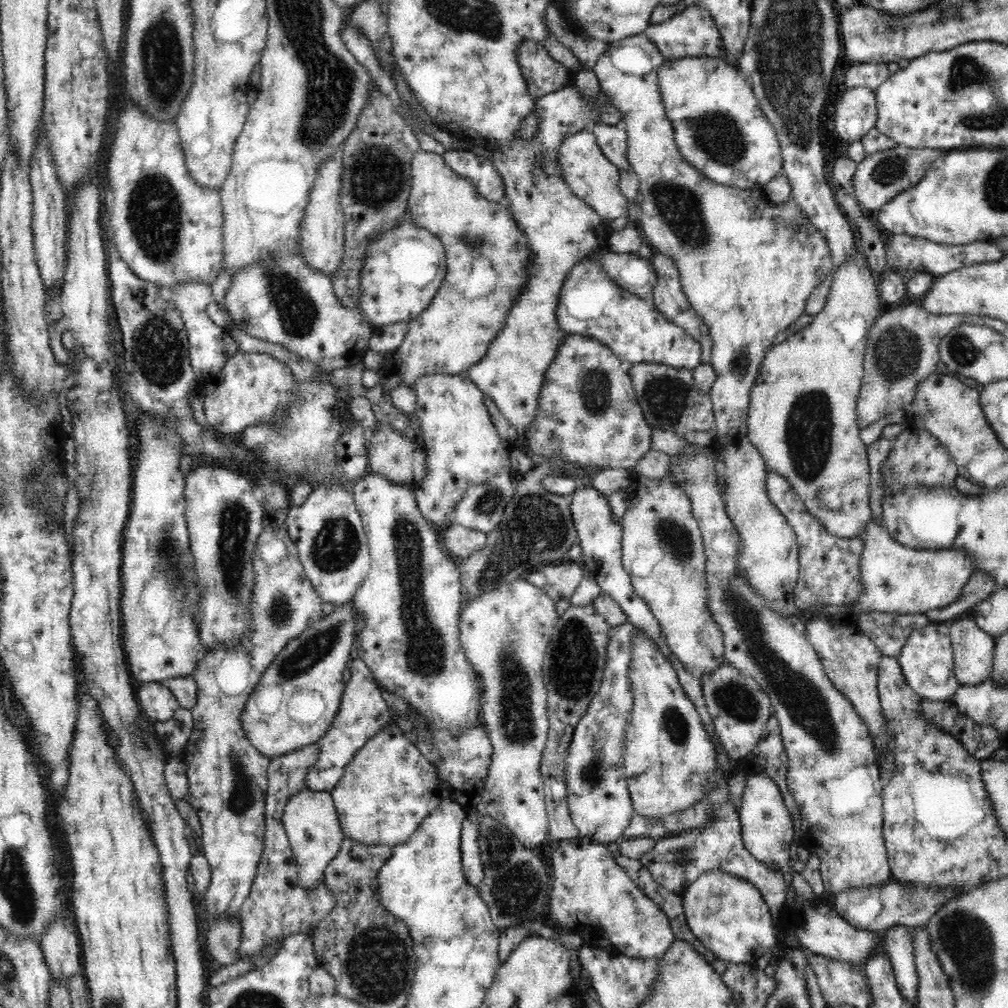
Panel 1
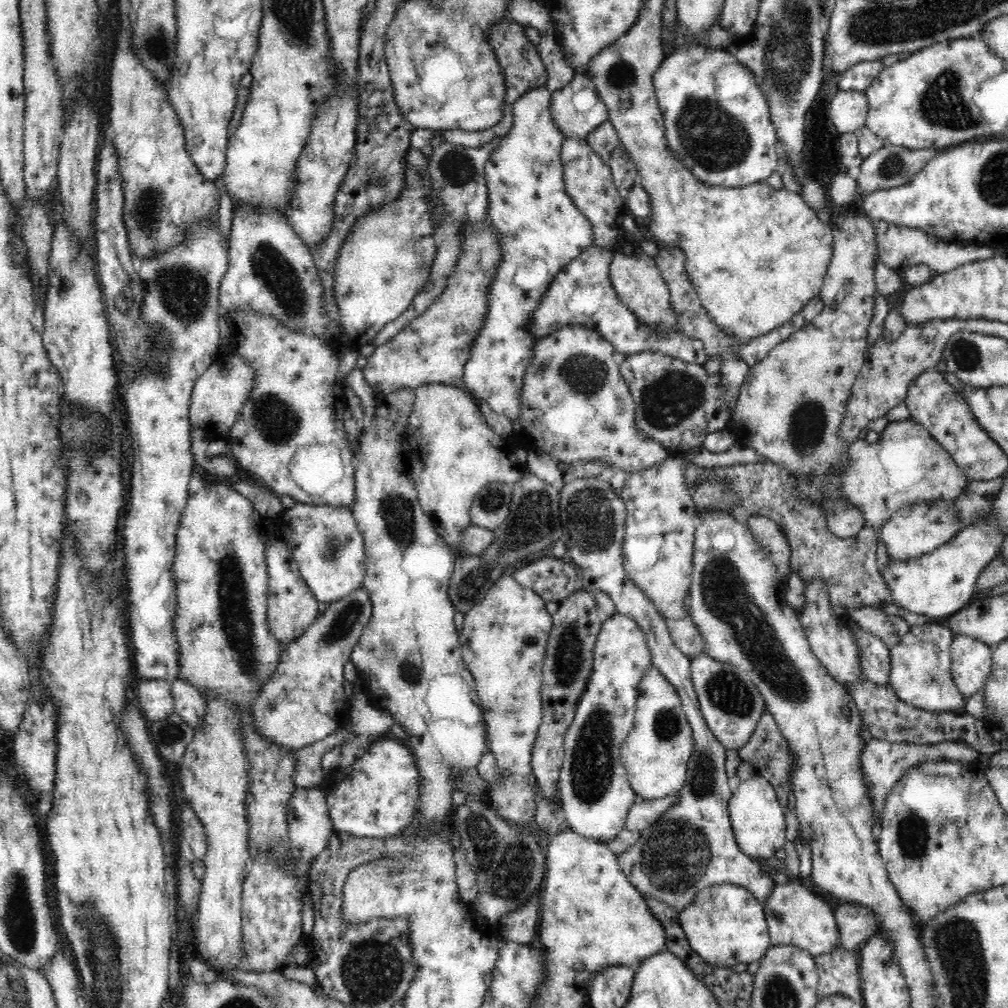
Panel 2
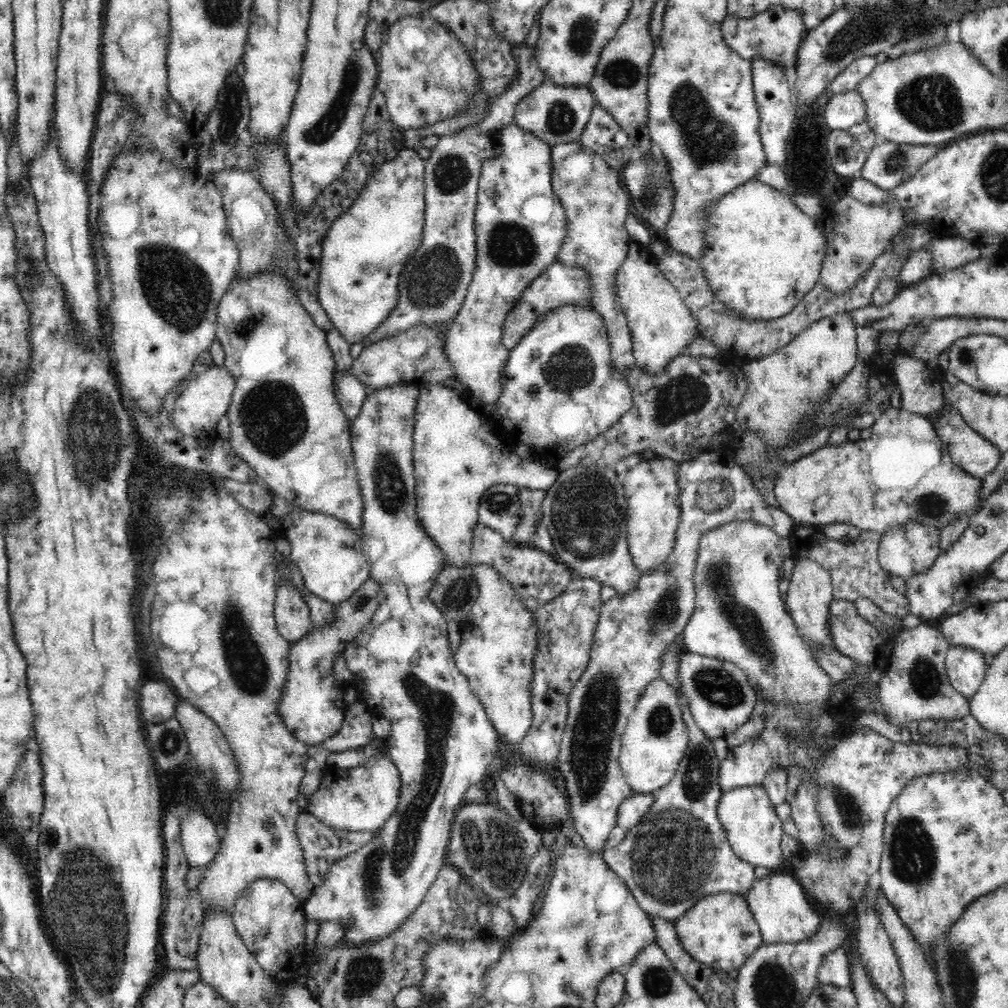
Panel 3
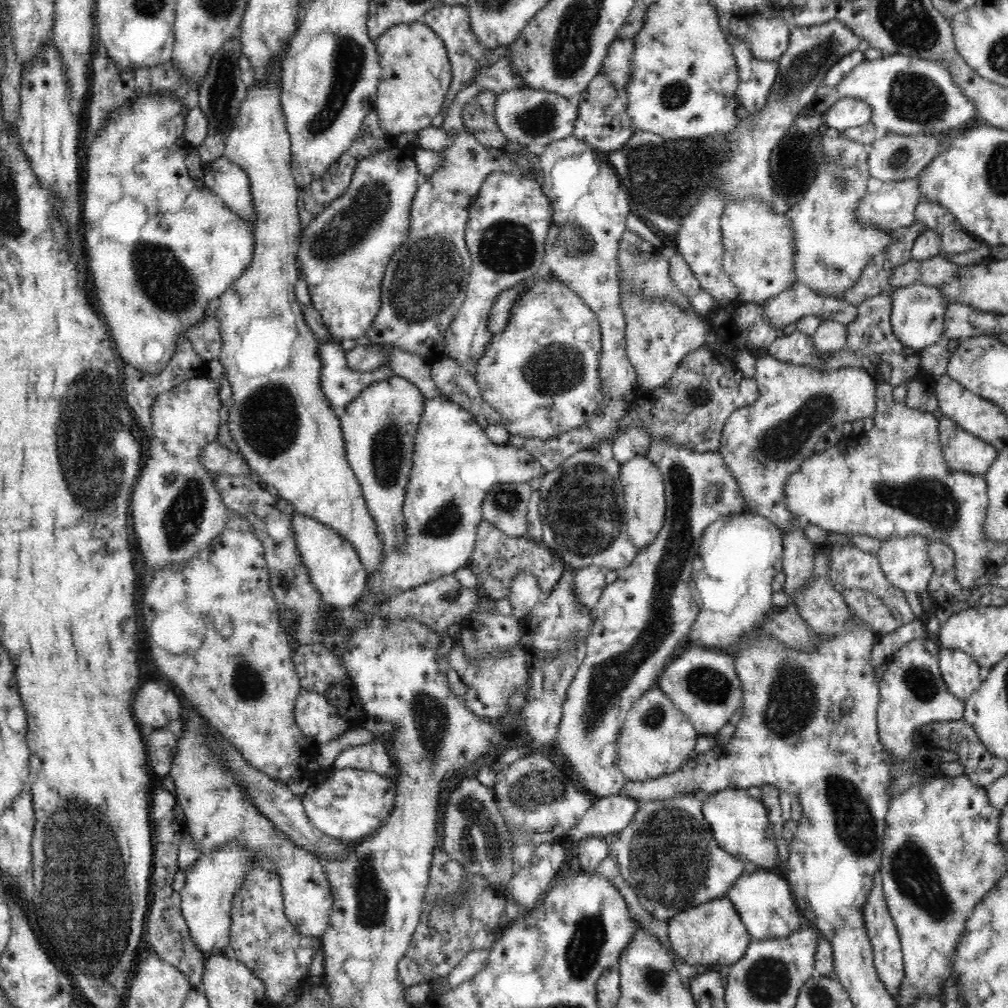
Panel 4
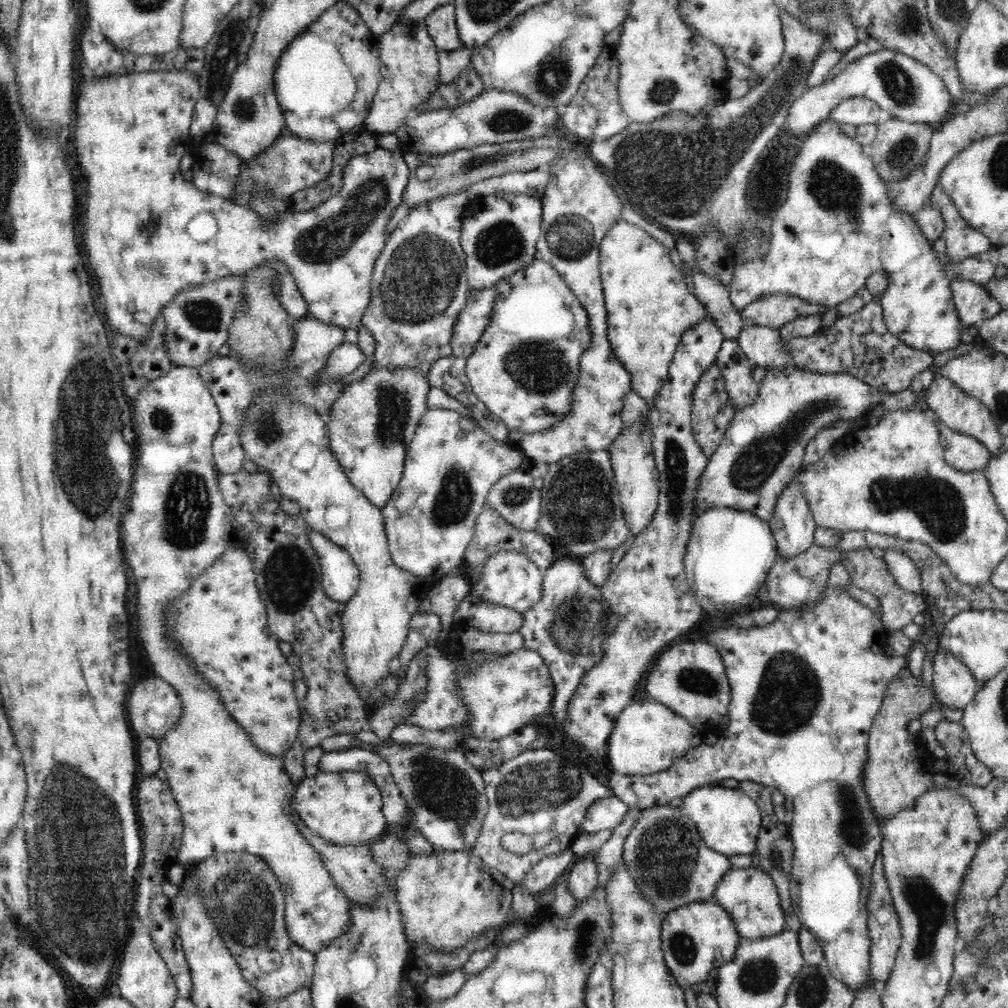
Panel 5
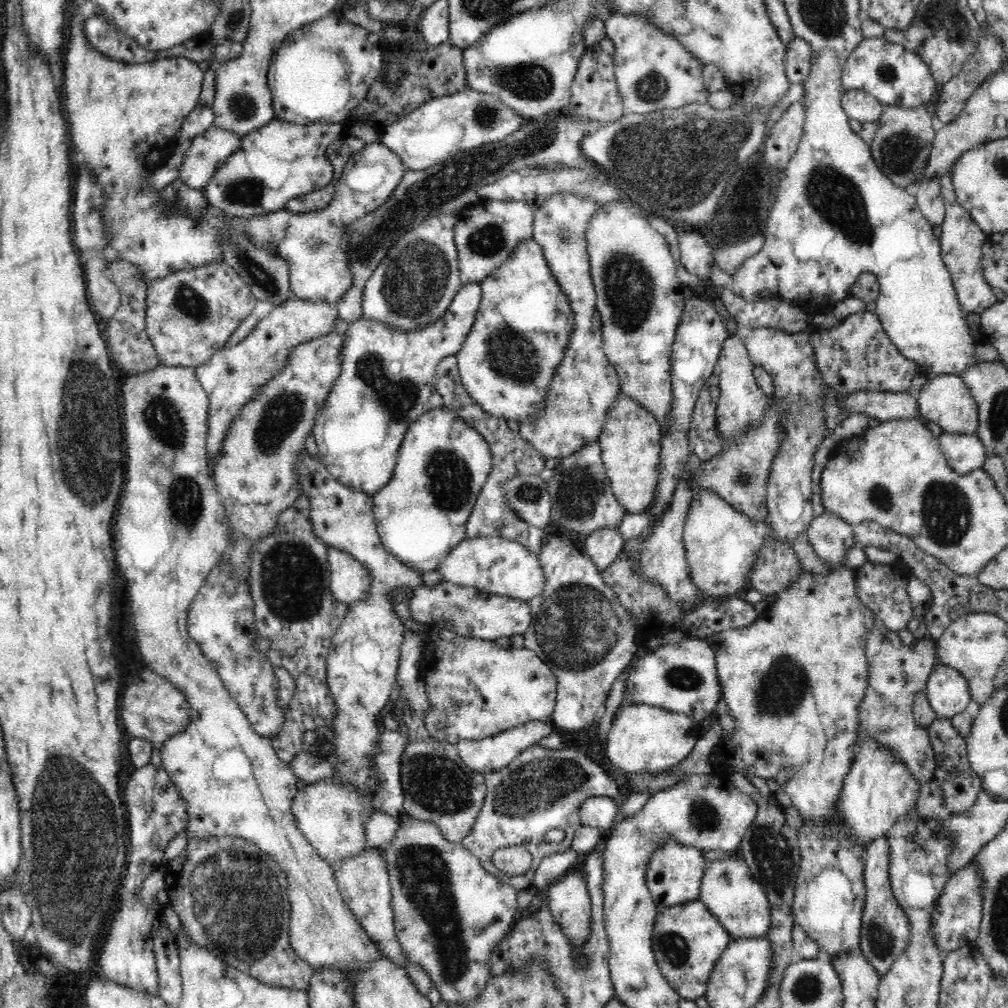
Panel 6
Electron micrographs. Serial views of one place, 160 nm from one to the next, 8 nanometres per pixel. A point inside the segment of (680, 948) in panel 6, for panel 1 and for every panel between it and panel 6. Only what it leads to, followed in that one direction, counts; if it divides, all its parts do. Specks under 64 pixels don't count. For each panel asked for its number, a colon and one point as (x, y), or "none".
1: (727, 914)
2: (725, 925)
3: (720, 931)
4: (712, 932)
5: (697, 939)

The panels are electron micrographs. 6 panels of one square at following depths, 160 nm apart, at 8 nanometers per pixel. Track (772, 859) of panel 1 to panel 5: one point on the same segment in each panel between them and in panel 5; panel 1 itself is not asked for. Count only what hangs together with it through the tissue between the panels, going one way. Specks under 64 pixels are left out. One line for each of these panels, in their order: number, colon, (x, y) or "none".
2: (757, 817)
3: (754, 831)
4: (740, 823)
5: (728, 821)

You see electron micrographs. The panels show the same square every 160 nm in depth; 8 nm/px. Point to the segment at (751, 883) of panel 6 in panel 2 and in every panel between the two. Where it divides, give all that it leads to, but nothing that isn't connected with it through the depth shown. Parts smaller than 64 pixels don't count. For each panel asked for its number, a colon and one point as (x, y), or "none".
2: (795, 916)
3: (784, 913)
4: (763, 899)
5: (750, 897)

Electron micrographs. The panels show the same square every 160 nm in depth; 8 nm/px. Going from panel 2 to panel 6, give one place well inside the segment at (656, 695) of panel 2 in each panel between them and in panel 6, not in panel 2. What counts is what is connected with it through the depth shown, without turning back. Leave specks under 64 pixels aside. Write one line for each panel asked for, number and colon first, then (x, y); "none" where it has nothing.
3: (653, 744)
4: (656, 738)
5: (648, 737)
6: (643, 739)

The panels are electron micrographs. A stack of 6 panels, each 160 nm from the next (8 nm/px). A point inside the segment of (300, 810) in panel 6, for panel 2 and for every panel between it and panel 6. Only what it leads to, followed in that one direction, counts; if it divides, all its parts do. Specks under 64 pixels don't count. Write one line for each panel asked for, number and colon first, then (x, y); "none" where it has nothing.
2: (377, 796)
3: (360, 799)
4: (345, 803)
5: (345, 808)

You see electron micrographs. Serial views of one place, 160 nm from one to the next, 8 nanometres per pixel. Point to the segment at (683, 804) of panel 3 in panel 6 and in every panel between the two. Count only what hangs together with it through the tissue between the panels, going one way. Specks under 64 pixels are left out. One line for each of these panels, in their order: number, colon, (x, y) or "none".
4: (667, 854)
5: (671, 865)
6: (674, 873)

